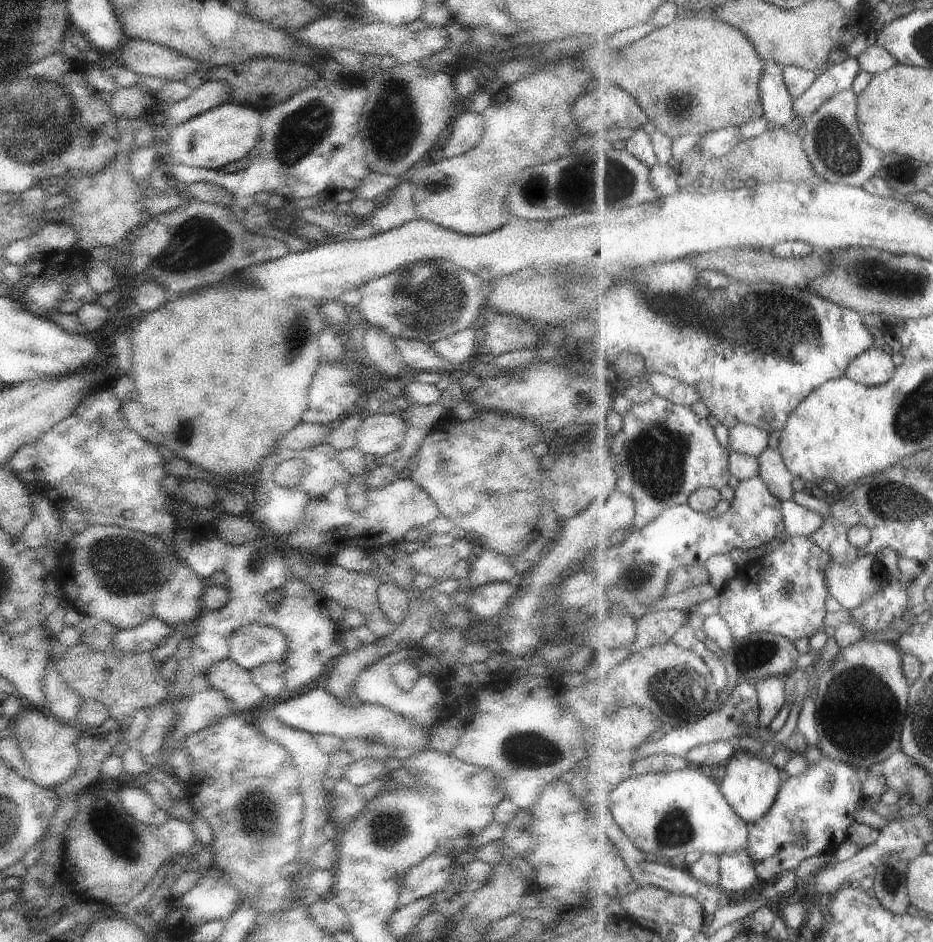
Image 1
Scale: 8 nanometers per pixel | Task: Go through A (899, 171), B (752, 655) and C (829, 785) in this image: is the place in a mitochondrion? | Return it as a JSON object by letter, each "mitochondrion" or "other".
{"A":"mitochondrion","B":"mitochondrion","C":"mitochondrion"}

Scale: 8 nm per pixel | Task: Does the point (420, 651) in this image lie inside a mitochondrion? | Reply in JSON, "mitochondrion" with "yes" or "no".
{"mitochondrion":"no"}

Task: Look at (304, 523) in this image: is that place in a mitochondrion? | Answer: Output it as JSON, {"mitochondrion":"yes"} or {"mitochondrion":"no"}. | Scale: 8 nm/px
{"mitochondrion":"yes"}

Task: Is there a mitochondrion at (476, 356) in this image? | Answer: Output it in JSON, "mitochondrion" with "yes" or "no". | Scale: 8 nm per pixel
{"mitochondrion":"no"}

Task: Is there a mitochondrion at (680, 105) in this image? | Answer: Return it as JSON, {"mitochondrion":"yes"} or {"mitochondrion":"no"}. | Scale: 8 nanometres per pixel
{"mitochondrion":"yes"}

